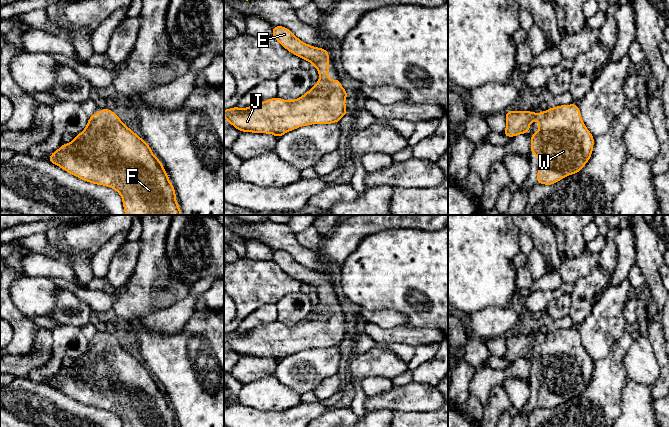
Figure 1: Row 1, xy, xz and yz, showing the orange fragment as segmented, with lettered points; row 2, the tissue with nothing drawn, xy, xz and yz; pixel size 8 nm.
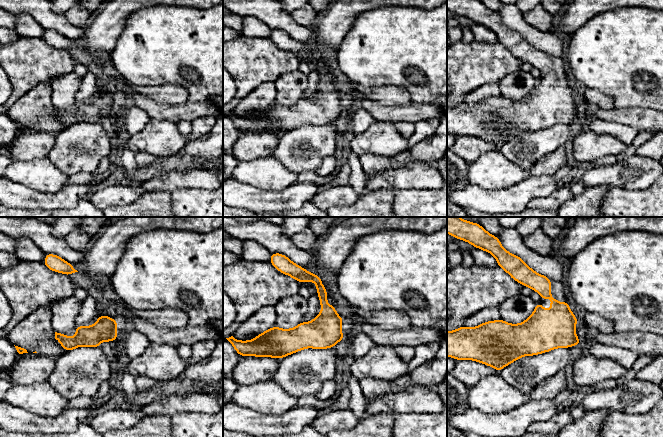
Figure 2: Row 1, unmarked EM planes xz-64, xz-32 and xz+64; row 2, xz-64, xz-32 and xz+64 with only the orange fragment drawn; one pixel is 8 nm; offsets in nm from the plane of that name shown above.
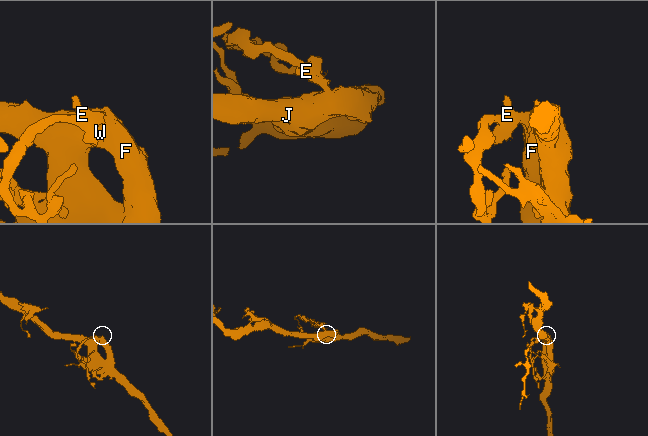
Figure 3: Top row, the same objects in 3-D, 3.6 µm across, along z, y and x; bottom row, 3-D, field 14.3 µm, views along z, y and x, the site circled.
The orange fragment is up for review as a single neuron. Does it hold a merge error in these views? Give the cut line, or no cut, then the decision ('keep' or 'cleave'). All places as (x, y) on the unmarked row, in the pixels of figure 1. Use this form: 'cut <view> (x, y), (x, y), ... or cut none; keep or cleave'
cut none; keep

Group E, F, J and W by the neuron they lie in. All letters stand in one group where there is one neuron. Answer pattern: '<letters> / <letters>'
E F J W

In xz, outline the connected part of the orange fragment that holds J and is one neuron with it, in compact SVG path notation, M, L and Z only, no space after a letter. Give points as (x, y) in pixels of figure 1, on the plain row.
M272 250L272 253L272 261L286 274L301 283L308 284L317 292L320 305L298 323L285 325L277 320L244 333L240 333L236 330L224 334L224 342L240 356L269 357L275 359L277 362L301 350L338 347L344 339L348 338L345 331L345 322L349 317L342 312L339 303L328 303L328 293L331 291L328 287L328 281L330 279L328 274L310 270L302 266L286 251Z

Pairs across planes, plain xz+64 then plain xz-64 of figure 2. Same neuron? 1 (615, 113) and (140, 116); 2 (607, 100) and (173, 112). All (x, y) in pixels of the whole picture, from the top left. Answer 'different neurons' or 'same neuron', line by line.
1: different neurons
2: different neurons

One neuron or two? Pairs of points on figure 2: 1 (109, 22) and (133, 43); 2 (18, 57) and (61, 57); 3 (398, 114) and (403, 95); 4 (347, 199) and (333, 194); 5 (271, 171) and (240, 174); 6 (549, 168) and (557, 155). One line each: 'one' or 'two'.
1: two
2: one
3: two
4: one
5: one
6: one

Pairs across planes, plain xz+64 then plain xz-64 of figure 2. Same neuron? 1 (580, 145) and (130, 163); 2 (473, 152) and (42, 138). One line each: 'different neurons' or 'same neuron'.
1: different neurons
2: same neuron

